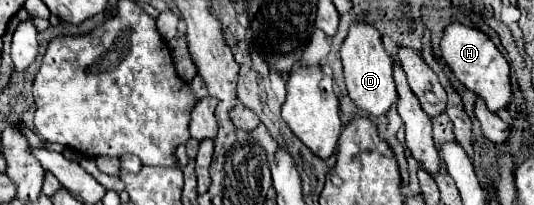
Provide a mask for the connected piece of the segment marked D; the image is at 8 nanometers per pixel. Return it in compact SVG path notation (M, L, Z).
M356 23L350 27L350 33L344 39L340 55L342 55L342 65L344 65L346 89L352 103L374 117L386 115L390 107L398 101L398 93L394 87L394 77L392 77L394 61L382 45L382 35L378 35L378 31L366 23Z

